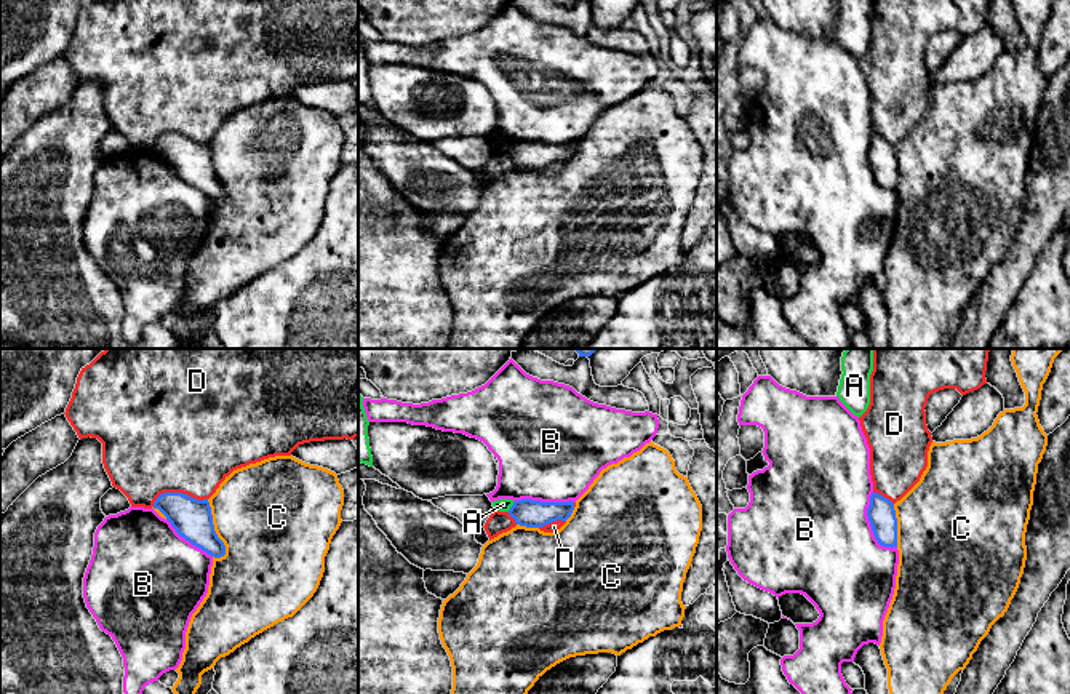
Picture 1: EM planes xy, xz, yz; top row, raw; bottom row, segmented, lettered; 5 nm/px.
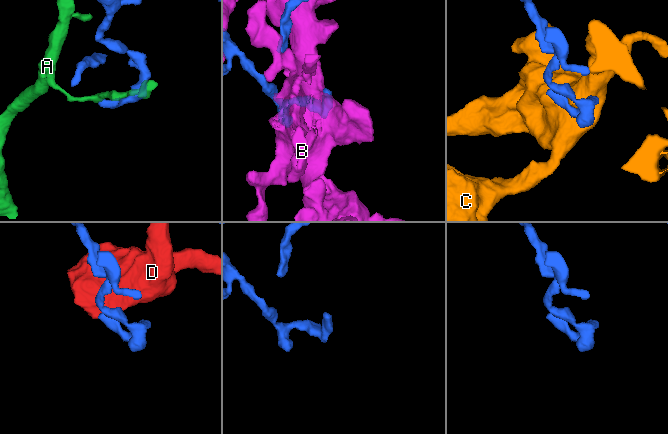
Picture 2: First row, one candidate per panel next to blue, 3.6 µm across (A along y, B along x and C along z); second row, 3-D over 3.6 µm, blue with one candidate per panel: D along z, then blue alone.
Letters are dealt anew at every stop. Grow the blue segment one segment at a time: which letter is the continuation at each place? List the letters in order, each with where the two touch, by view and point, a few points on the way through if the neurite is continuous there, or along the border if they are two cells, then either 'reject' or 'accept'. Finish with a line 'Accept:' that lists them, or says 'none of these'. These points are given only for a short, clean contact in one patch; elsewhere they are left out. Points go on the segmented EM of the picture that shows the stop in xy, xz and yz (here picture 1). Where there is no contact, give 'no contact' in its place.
A: xz (512, 506) | along xz (515, 501), (507, 510) | reject
B: yz (870, 525) | reject
C: xy (213, 530) | reject
D: xy (178, 493) | along xy (207, 499), (194, 499), (181, 493), (162, 493), (152, 506) | reject
Accept: none of these

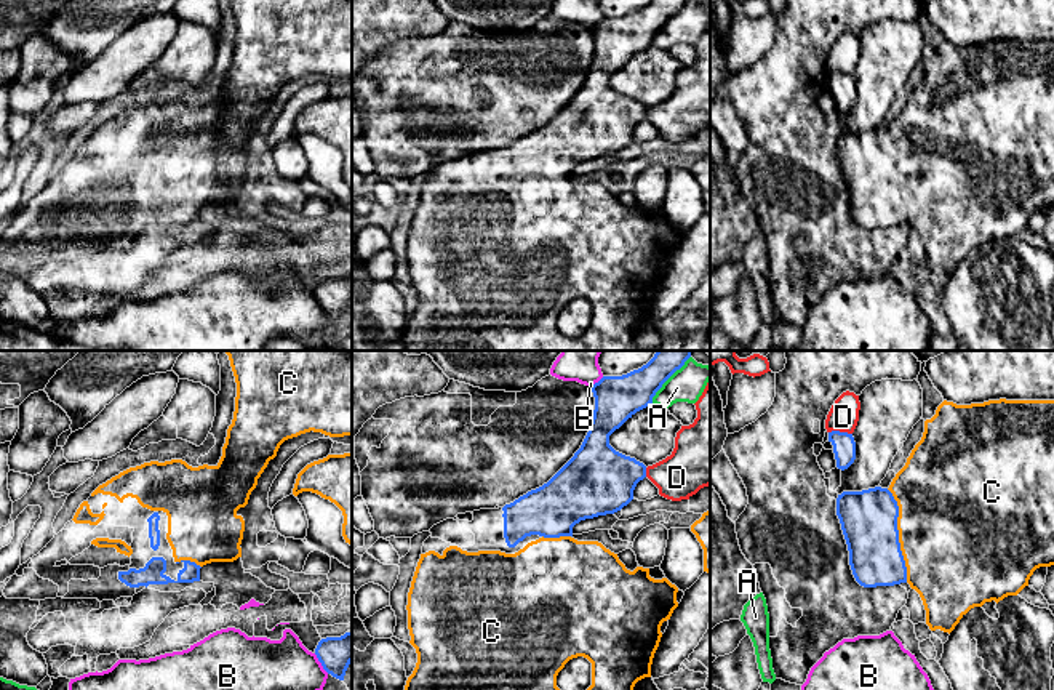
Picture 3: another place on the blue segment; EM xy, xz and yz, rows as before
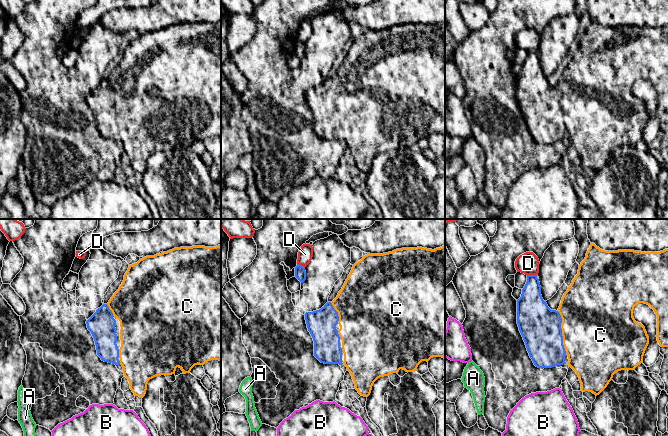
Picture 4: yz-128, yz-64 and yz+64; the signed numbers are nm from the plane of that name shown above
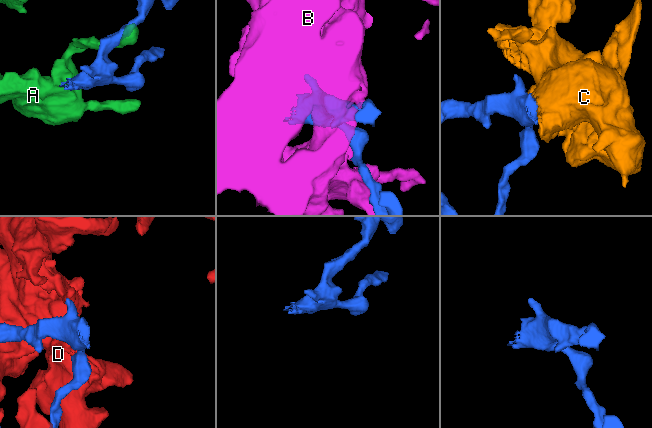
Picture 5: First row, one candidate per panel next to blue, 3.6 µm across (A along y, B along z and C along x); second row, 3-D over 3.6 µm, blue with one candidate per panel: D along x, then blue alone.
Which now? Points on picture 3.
A: xz (667, 378) | reject
B: xy (320, 661) | reject
C: yz (898, 535) | accept
D: yz (838, 431) | reject
Accept: C

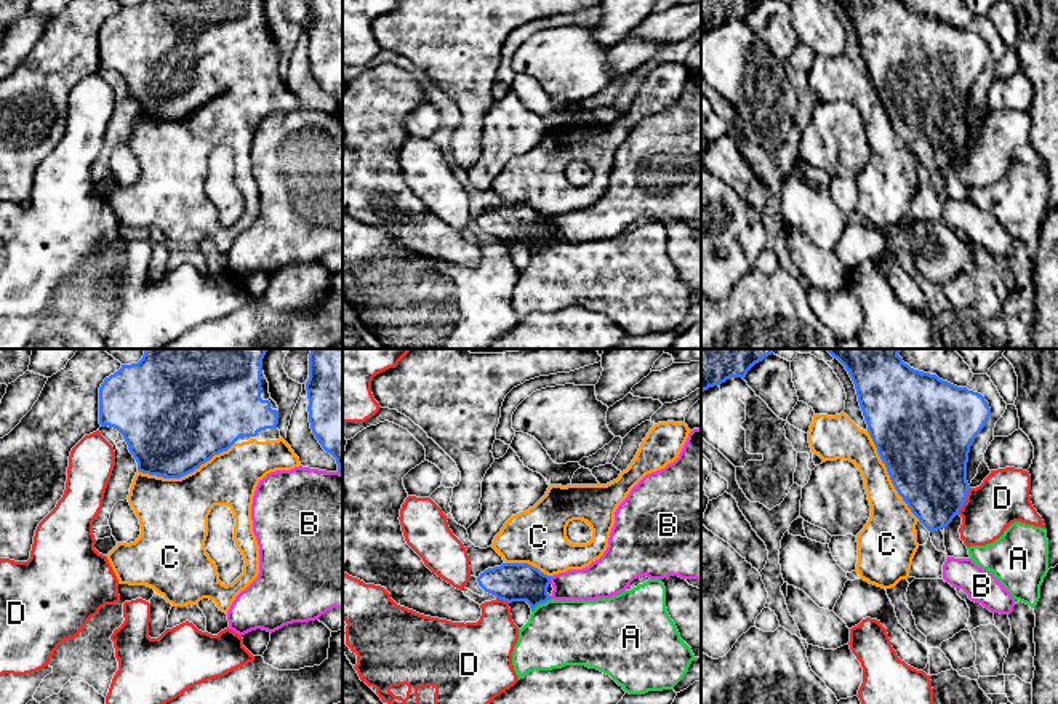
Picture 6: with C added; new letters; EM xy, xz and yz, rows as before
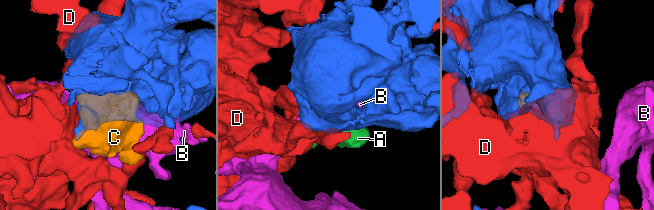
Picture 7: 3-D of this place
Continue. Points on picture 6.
A: xz (541, 602) | reject
B: xz (549, 580) | reject
C: xy (186, 474) | accept
D: yz (965, 500) | reject
Accept: C

